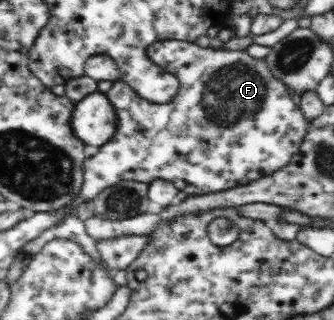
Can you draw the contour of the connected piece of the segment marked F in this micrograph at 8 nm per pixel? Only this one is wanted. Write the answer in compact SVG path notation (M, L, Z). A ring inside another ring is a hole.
M182 40L155 41L147 49L147 54L148 58L155 64L177 77L177 80L180 81L177 94L165 104L149 103L148 100L145 100L142 96L137 95L135 91L131 90L130 86L121 78L113 83L111 90L107 92L107 96L109 96L109 100L111 100L113 110L116 111L116 132L110 141L107 141L104 145L100 145L97 154L83 161L83 186L80 189L79 196L76 197L70 205L67 205L66 208L73 210L73 208L79 206L81 202L93 200L104 188L117 184L123 179L139 180L144 183L150 183L151 180L155 179L165 179L171 181L175 187L185 192L187 196L210 195L211 193L226 191L239 185L255 182L264 176L273 174L273 172L278 171L279 168L283 168L286 164L290 163L290 160L302 143L303 136L306 135L306 128L309 122L299 108L296 95L288 89L288 86L282 80L279 80L278 77L272 73L272 70L267 66L265 58L252 57L245 49L227 49L225 43L219 48L212 48L211 46L202 48L196 43Z

